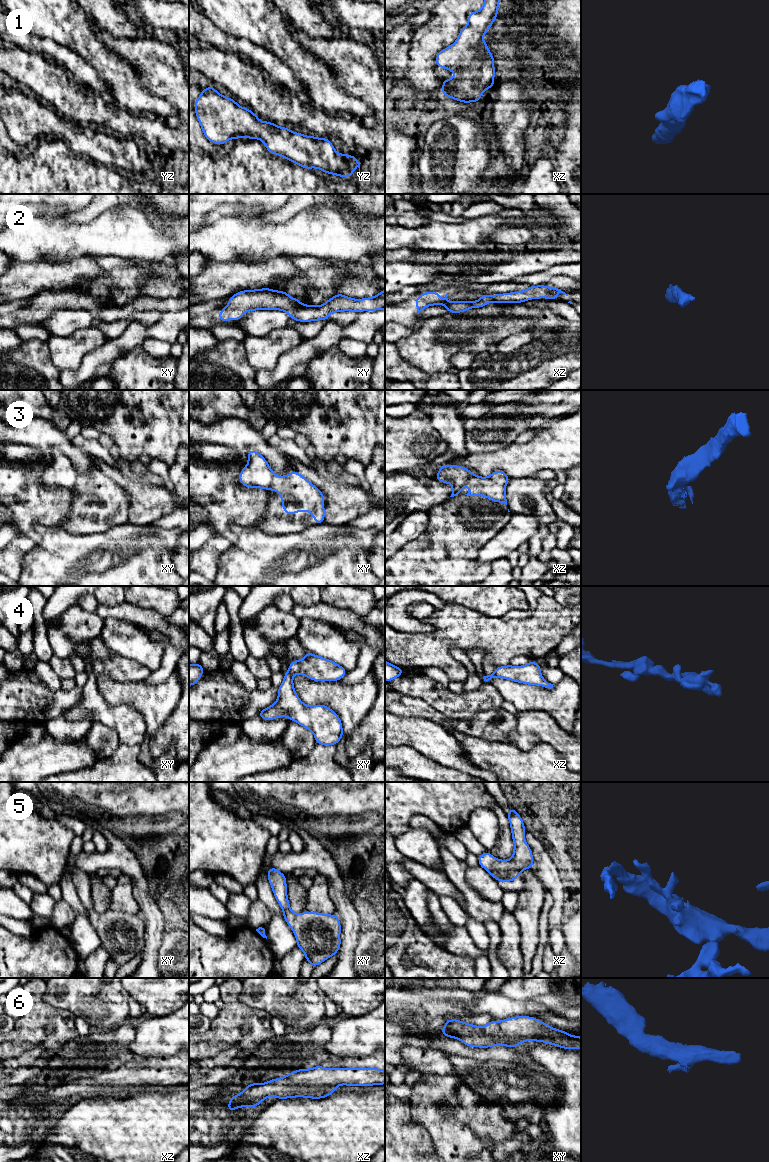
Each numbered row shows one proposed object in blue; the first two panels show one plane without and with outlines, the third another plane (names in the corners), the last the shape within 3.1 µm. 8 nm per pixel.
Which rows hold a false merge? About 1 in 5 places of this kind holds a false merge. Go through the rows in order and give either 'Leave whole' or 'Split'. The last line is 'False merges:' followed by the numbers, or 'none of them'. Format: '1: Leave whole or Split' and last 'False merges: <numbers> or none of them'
1: Leave whole
2: Leave whole
3: Split
4: Leave whole
5: Leave whole
6: Leave whole
False merges: 3

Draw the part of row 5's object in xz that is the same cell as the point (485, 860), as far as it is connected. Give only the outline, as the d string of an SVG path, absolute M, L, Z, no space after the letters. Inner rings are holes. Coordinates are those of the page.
M514 808L506 812L509 818L514 842L513 856L509 860L500 860L492 856L487 850L478 856L479 866L487 870L496 881L504 884L514 881L524 869L533 869L532 850L526 843L524 835L526 829L521 816Z

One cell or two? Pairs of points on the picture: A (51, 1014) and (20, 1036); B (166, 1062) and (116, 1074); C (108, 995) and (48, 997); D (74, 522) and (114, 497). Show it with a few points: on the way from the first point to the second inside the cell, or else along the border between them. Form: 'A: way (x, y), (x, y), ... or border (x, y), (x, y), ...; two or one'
A: way (43, 1014), (28, 1028); one
B: way (154, 1071), (128, 1074); one
C: way (93, 995), (63, 995); one
D: way (84, 519), (97, 507), (104, 507); one

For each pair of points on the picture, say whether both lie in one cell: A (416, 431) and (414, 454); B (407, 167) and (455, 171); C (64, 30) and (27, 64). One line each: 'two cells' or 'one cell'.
A: one cell
B: two cells
C: two cells

